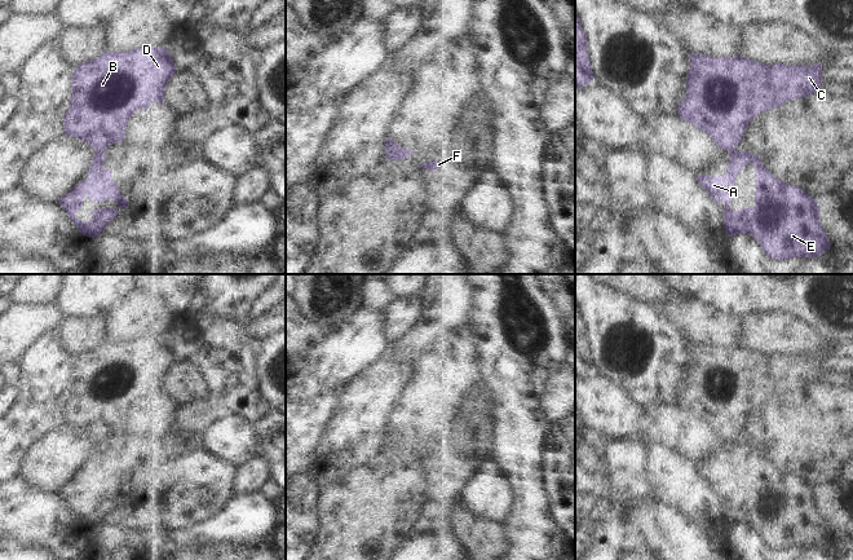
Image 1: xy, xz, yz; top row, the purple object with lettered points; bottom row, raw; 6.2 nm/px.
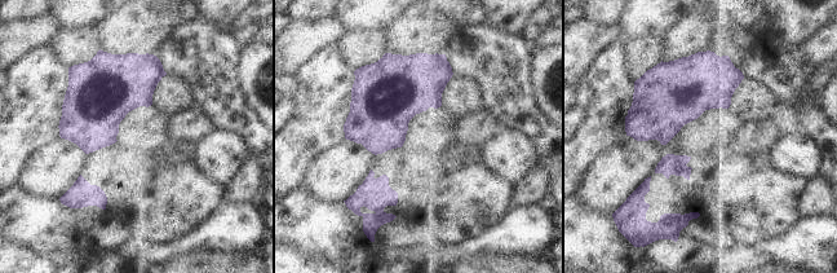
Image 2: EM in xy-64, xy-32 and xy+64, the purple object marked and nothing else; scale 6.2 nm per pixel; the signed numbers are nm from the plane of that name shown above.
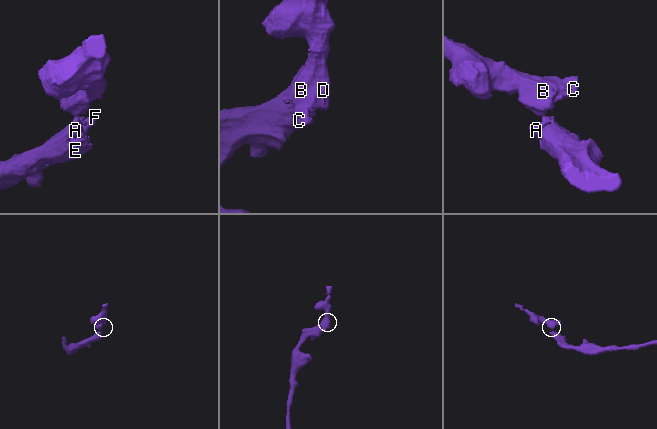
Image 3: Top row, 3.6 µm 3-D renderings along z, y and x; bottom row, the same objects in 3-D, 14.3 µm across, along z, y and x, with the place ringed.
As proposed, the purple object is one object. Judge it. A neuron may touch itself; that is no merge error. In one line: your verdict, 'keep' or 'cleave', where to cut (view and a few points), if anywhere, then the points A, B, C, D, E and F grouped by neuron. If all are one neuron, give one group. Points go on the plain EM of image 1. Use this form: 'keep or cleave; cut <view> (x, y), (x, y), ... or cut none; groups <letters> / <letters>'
cleave; cut xy (104, 439), (97, 441); groups A E F / B C D

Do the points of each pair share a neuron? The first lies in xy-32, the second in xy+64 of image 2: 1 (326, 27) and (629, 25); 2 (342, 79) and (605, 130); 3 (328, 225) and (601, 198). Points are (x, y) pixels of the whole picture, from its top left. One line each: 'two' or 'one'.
1: two
2: one
3: two

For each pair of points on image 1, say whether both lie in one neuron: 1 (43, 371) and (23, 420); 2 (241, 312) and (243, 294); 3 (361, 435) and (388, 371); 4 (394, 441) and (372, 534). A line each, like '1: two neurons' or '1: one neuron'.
1: one neuron
2: one neuron
3: one neuron
4: two neurons

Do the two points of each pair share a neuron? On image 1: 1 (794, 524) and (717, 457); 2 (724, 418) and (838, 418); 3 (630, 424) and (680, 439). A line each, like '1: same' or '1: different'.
1: same
2: different
3: different

